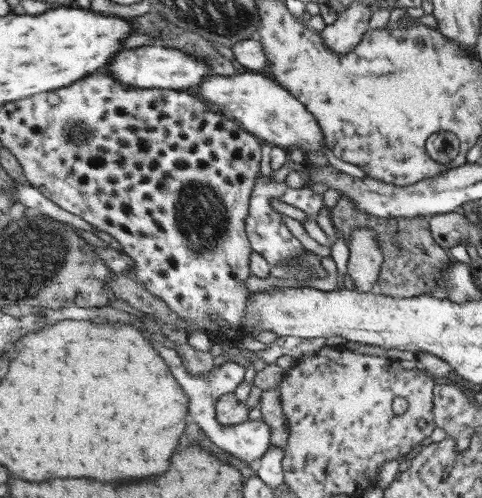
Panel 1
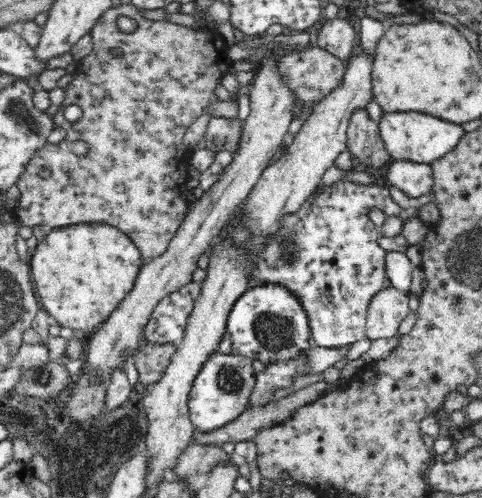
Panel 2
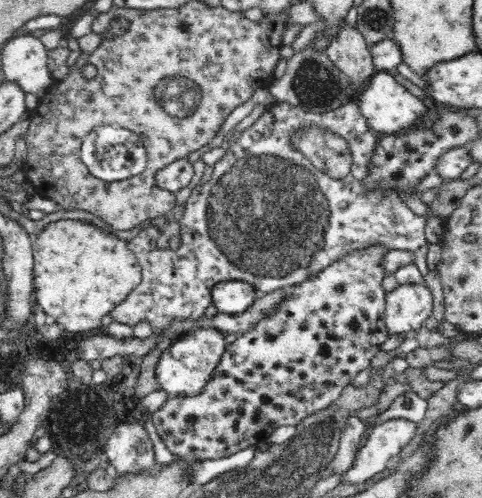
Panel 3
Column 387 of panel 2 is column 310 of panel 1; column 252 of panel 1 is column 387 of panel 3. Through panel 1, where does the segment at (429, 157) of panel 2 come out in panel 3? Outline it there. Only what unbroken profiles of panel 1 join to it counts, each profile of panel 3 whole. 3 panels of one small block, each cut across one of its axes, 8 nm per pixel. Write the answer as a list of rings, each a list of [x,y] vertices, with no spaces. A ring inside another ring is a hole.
[[[380,70],[378,74],[374,74],[364,86],[362,90],[356,90],[356,98],[354,102],[360,108],[362,118],[366,118],[368,126],[372,132],[380,134],[394,134],[394,132],[402,132],[406,130],[410,124],[414,124],[422,114],[426,114],[426,106],[420,100],[418,92],[410,92],[406,86],[402,86],[392,72],[384,72]]]

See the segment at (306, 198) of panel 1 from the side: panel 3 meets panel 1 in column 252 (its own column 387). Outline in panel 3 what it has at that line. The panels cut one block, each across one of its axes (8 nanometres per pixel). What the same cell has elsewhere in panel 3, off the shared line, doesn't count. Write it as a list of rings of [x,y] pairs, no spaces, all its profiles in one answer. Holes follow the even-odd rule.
[[[274,100],[272,104],[268,104],[268,106],[266,106],[266,112],[262,112],[262,116],[256,120],[256,124],[254,124],[250,130],[246,130],[246,132],[242,134],[242,138],[240,138],[240,140],[238,140],[238,142],[236,142],[236,144],[216,162],[212,180],[210,180],[208,184],[204,184],[204,186],[198,184],[198,186],[192,190],[192,194],[190,194],[188,202],[184,204],[184,208],[178,208],[178,212],[170,216],[170,220],[174,218],[174,220],[178,222],[178,226],[180,226],[180,232],[178,232],[178,236],[176,236],[176,238],[180,238],[180,246],[178,246],[178,248],[174,248],[174,250],[172,250],[172,248],[160,248],[160,246],[158,246],[158,240],[160,240],[162,232],[158,232],[156,226],[148,226],[148,228],[140,230],[132,240],[128,240],[130,252],[136,254],[136,258],[138,258],[138,262],[140,262],[140,266],[142,266],[142,280],[140,280],[140,284],[128,294],[128,298],[126,298],[124,302],[120,302],[120,304],[114,308],[114,312],[112,312],[114,322],[130,324],[130,326],[134,328],[134,324],[136,324],[138,320],[150,318],[154,330],[158,330],[158,328],[162,328],[164,324],[168,324],[170,320],[180,318],[180,316],[202,316],[202,314],[206,312],[206,308],[212,304],[212,286],[214,286],[216,282],[226,282],[226,280],[250,282],[250,284],[254,286],[254,290],[256,290],[256,296],[258,296],[258,298],[264,298],[264,296],[270,294],[270,292],[278,292],[278,290],[288,290],[288,288],[292,288],[294,284],[302,282],[308,274],[314,274],[314,272],[318,272],[320,268],[332,264],[332,262],[338,258],[338,254],[342,254],[344,250],[348,250],[348,248],[362,248],[366,242],[370,244],[372,240],[386,240],[386,244],[390,244],[390,248],[394,248],[394,250],[420,250],[420,248],[428,242],[428,240],[426,240],[426,218],[424,218],[424,216],[416,216],[416,214],[414,214],[404,202],[400,202],[400,200],[380,202],[380,200],[376,200],[376,198],[372,198],[372,196],[370,196],[370,198],[364,198],[362,190],[358,188],[360,180],[364,178],[364,172],[368,170],[370,150],[376,146],[376,142],[378,142],[378,134],[370,130],[370,126],[368,126],[366,118],[362,118],[360,108],[358,108],[356,102],[344,104],[344,106],[334,108],[334,110],[314,112],[314,114],[310,114],[310,110],[308,110],[308,114],[306,114],[306,110],[302,110],[302,108],[298,108],[298,106],[290,104],[290,102]],[[310,120],[314,120],[318,126],[324,126],[326,130],[334,130],[334,132],[338,132],[342,138],[350,140],[354,164],[352,164],[352,172],[350,172],[348,178],[330,180],[328,176],[324,176],[322,172],[318,172],[318,170],[312,166],[312,162],[310,162],[308,158],[304,158],[302,154],[296,154],[294,150],[290,150],[290,146],[288,146],[288,130],[290,130],[292,126],[298,126],[298,124],[310,122]]]

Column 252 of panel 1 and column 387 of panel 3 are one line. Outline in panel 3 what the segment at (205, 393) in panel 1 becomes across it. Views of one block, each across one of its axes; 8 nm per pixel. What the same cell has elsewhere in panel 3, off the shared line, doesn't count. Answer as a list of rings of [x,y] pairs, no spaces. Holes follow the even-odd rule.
[[[396,418],[378,424],[362,450],[358,452],[354,468],[344,480],[364,482],[374,474],[380,474],[386,468],[386,462],[392,456],[398,456],[402,448],[416,436],[416,424],[412,420]]]

